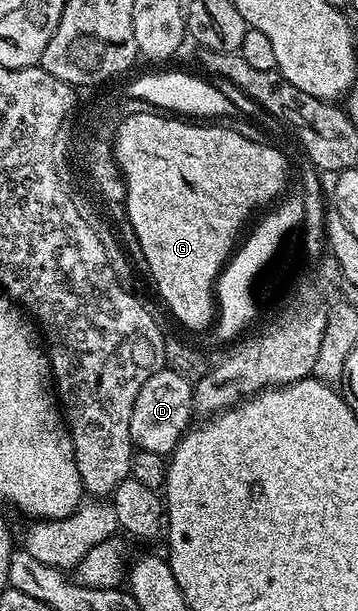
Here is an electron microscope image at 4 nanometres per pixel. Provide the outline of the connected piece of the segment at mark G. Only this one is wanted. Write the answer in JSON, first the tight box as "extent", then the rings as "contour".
{"extent":[112,112,287,331],"contour":[[[161,112],[150,114],[137,114],[123,117],[117,124],[115,137],[112,140],[113,155],[120,166],[121,175],[125,179],[125,214],[129,217],[129,226],[133,229],[133,234],[137,237],[137,246],[141,249],[141,254],[145,257],[145,262],[149,265],[149,274],[153,277],[153,282],[157,285],[157,290],[161,293],[161,298],[165,301],[165,306],[186,326],[189,330],[204,331],[215,318],[215,283],[230,255],[233,254],[243,231],[246,229],[249,217],[256,212],[260,206],[268,207],[273,197],[277,193],[280,195],[287,186],[287,167],[285,168],[285,158],[273,146],[268,146],[265,142],[256,142],[253,138],[248,138],[245,134],[240,134],[240,129],[228,130],[216,124],[194,124],[189,120],[182,120],[177,116],[166,116]]]}

